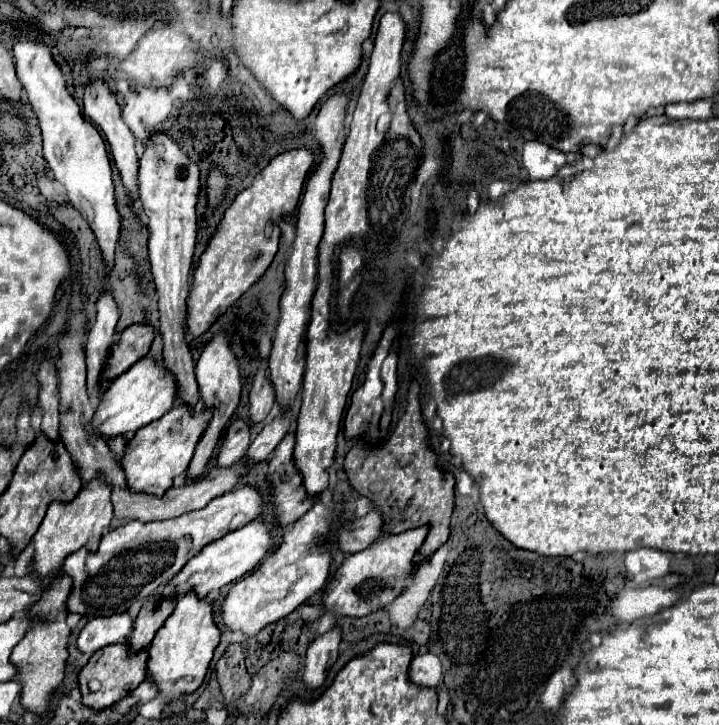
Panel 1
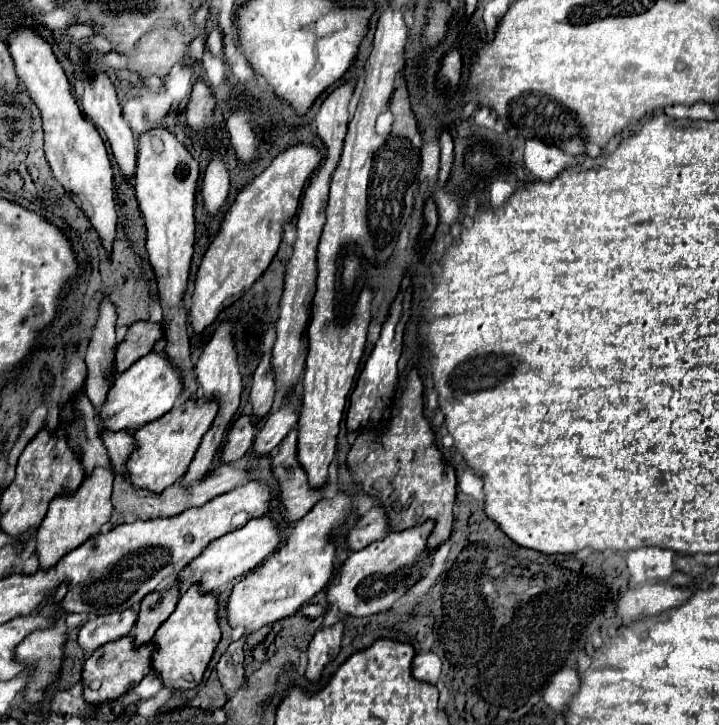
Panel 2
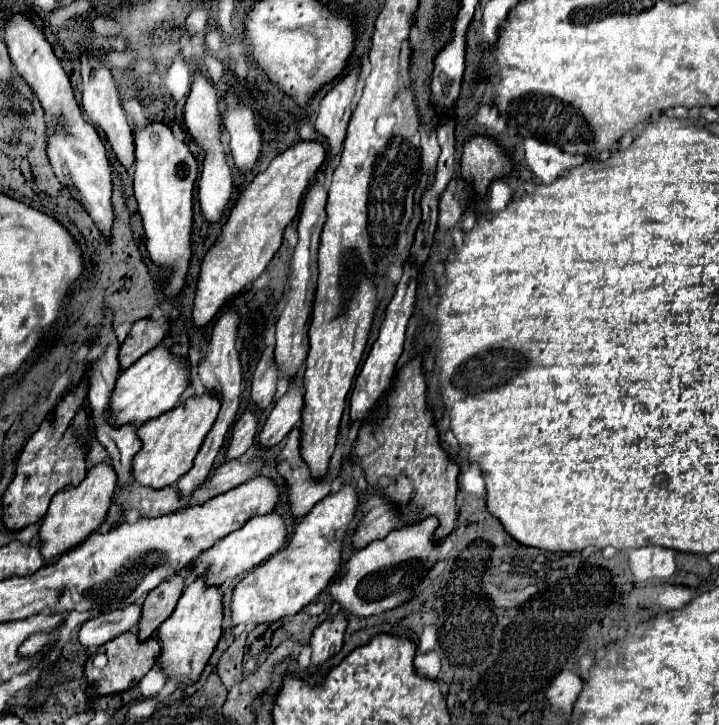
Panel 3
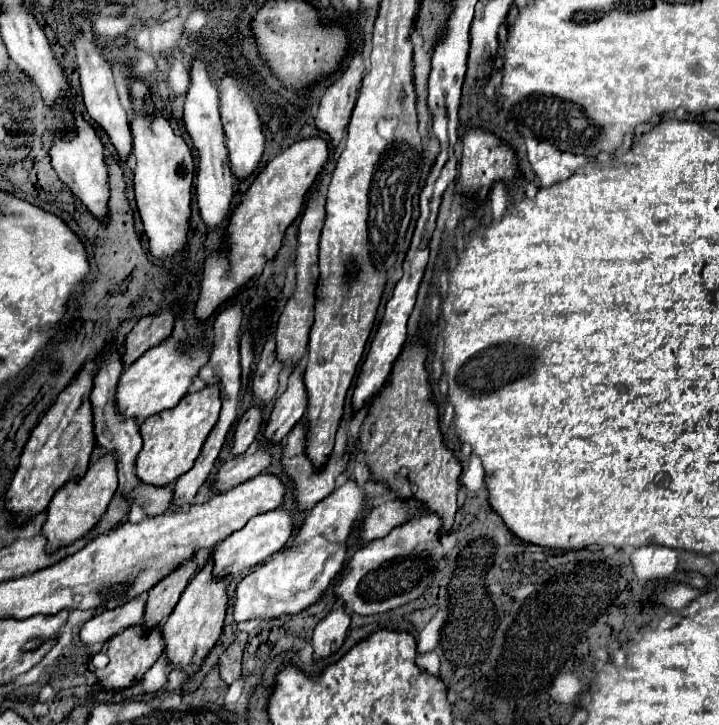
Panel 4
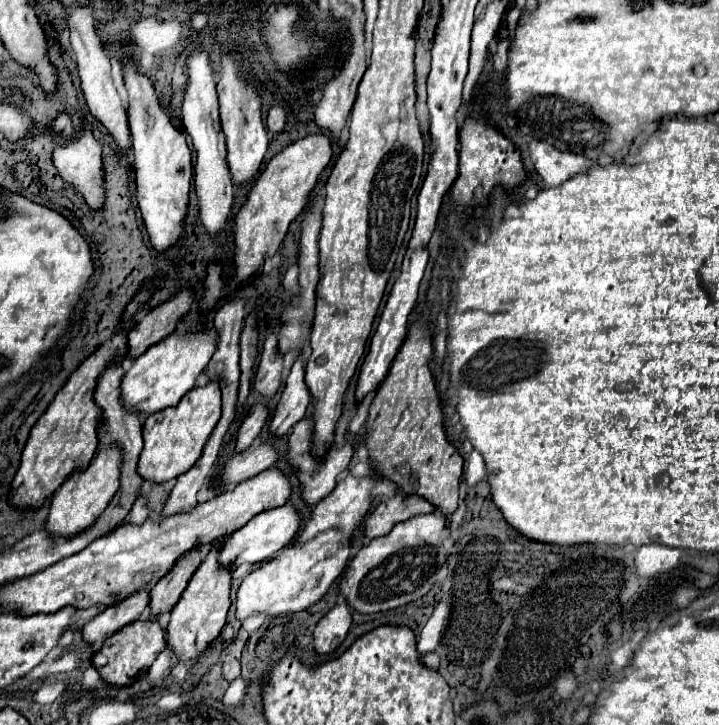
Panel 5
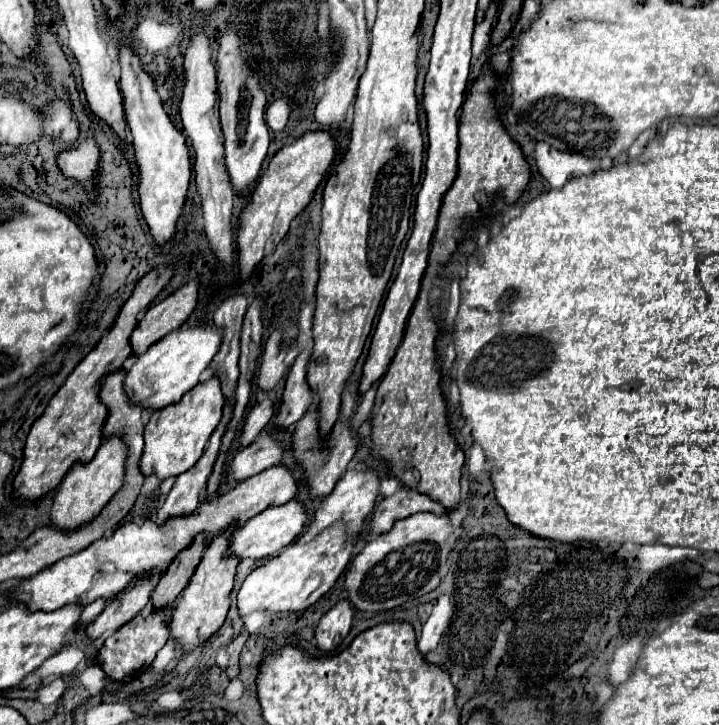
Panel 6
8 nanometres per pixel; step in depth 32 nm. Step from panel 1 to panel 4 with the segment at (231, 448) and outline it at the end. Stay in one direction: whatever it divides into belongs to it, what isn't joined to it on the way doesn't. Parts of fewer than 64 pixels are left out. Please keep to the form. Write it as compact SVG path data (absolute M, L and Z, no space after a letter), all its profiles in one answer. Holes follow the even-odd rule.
M252 406L244 412L244 416L238 420L236 432L234 432L234 446L232 446L232 454L242 454L248 450L248 446L256 440L256 436L260 434L262 428L262 420L264 420L264 410L262 406Z

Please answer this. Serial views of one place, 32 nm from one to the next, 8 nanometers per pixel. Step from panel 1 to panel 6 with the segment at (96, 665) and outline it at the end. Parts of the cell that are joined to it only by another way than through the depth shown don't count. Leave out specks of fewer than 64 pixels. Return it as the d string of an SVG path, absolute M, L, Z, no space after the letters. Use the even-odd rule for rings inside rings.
M152 608L146 616L142 616L142 614L134 616L128 624L124 624L110 638L106 638L104 646L100 648L100 656L104 658L102 668L104 668L106 676L110 676L114 680L130 680L154 662L156 652L164 646L164 642L170 636L170 624L168 624L166 614L168 614L168 610Z

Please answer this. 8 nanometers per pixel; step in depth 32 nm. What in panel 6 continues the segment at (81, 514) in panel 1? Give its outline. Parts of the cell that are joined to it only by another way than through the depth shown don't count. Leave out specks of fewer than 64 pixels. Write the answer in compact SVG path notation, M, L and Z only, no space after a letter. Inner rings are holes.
M112 436L98 448L96 456L90 462L76 462L64 476L54 496L54 506L50 514L52 524L58 528L76 528L84 520L92 520L92 516L98 516L100 508L104 508L104 504L114 496L114 492L120 490L124 484L126 458L128 458L126 442L122 440L122 436Z

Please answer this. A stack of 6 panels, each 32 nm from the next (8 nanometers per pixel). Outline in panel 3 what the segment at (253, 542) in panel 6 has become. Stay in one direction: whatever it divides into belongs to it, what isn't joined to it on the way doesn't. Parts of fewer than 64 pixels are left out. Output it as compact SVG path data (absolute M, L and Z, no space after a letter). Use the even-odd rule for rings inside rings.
M270 512L270 514L262 514L262 516L254 516L246 522L244 528L228 534L224 540L218 540L218 544L214 544L212 548L208 548L196 562L194 562L194 574L192 576L200 576L206 574L208 584L220 586L226 582L226 574L228 580L232 580L234 576L262 564L266 558L270 558L274 552L278 552L284 542L288 538L288 526L286 526L286 518L278 512Z

